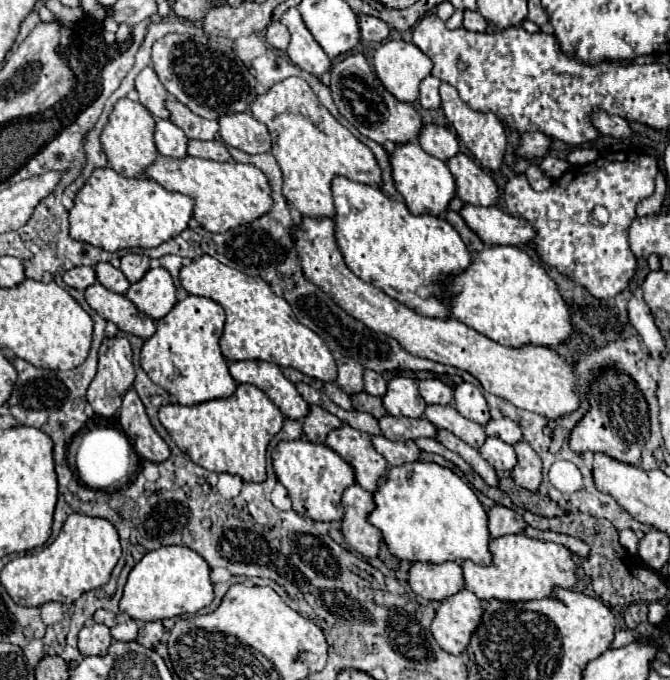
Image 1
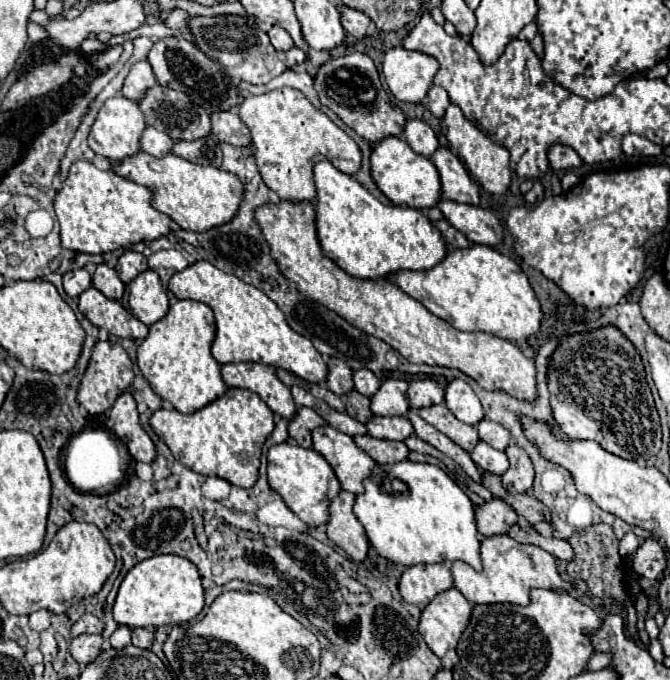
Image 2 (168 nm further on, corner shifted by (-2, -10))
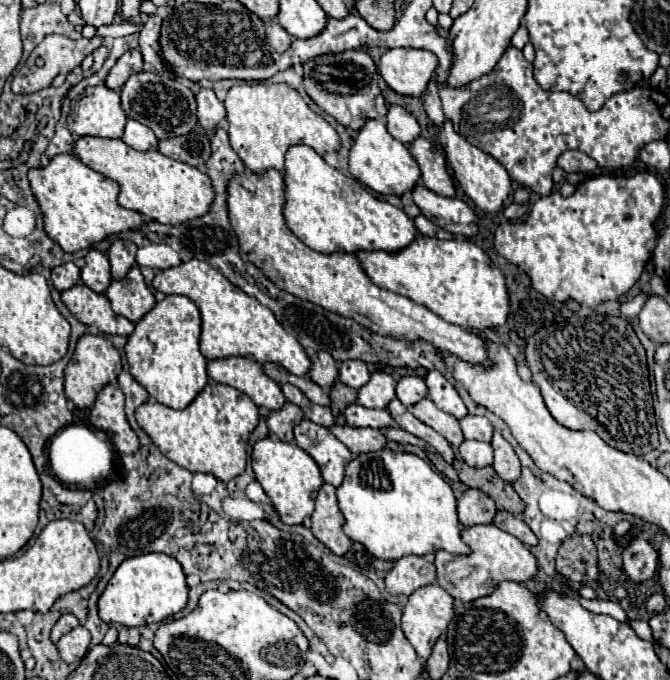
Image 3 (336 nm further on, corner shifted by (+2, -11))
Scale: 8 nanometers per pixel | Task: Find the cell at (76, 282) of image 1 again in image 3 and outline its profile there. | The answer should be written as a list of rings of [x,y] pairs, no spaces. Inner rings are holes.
[[[70,261],[52,269],[52,285],[62,293],[80,281],[80,269]]]

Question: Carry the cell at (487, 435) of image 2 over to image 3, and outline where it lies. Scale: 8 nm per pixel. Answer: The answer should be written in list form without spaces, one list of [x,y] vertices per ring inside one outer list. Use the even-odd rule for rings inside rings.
[[[466,415],[464,419],[460,419],[460,427],[462,427],[466,439],[476,439],[476,441],[486,441],[486,443],[492,441],[494,427],[486,417]]]

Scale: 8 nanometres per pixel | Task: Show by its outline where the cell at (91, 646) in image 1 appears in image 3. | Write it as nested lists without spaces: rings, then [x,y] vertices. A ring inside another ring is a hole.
[[[80,625],[76,629],[72,629],[70,633],[66,633],[56,645],[58,645],[58,651],[60,651],[60,657],[66,661],[66,663],[78,663],[80,659],[84,659],[84,655],[88,653],[90,649],[90,633]]]

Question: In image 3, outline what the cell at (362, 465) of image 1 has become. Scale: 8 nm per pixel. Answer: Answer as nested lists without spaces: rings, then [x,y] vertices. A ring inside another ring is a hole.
[[[304,419],[294,427],[294,439],[296,445],[318,463],[322,479],[334,487],[340,487],[344,481],[344,467],[354,459],[348,447],[344,447],[344,443],[340,443],[330,429],[316,425],[310,419]]]

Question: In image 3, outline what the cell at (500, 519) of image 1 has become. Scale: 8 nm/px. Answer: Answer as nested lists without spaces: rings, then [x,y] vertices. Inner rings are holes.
[[[468,489],[458,499],[458,519],[464,527],[488,525],[496,517],[496,503],[492,497],[484,495],[480,489]]]

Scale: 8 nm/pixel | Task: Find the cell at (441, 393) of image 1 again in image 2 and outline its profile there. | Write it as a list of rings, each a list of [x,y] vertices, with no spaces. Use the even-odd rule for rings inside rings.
[[[432,378],[412,380],[408,386],[408,400],[410,400],[412,408],[416,408],[416,410],[424,408],[424,406],[444,404],[444,390]]]

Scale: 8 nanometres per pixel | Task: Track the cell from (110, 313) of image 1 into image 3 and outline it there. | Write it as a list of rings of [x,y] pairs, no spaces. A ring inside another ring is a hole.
[[[74,285],[62,293],[64,305],[84,325],[96,325],[104,335],[132,335],[134,323],[112,311],[110,301],[102,293],[94,293],[86,285]]]

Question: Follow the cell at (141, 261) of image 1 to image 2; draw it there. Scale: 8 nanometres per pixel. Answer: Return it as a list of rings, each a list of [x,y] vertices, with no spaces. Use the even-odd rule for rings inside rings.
[[[126,250],[120,258],[118,258],[118,264],[116,264],[116,270],[118,270],[118,276],[124,284],[132,282],[132,278],[136,278],[136,274],[144,272],[148,268],[146,264],[146,256],[140,254],[140,252],[134,252],[134,250]]]

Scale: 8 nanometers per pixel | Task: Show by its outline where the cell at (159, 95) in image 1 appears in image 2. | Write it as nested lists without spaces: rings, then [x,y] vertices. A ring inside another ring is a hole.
[[[142,60],[142,62],[136,62],[132,64],[126,80],[124,80],[124,86],[122,86],[122,96],[138,102],[140,100],[140,94],[144,94],[144,90],[148,86],[154,86],[156,84],[156,78],[152,74],[152,66],[148,64],[148,60]]]

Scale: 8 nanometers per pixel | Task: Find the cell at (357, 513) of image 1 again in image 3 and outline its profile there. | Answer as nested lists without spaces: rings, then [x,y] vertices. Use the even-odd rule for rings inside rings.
[[[324,483],[316,497],[316,511],[312,513],[312,533],[332,553],[344,555],[350,549],[352,539],[348,539],[342,527],[344,527],[344,515],[338,507],[336,487]]]

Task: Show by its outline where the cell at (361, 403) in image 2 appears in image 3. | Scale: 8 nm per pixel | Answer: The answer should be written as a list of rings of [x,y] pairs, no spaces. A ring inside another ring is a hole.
[[[340,381],[330,389],[330,399],[332,399],[330,409],[332,409],[332,413],[334,413],[338,425],[346,425],[344,409],[346,409],[348,405],[356,403],[356,395],[358,395],[356,389],[352,389],[352,387],[348,387],[348,385],[340,383]]]

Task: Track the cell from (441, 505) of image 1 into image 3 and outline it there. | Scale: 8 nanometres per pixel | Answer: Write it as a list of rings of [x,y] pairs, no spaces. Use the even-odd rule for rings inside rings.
[[[390,449],[362,453],[346,465],[344,483],[338,487],[338,507],[346,517],[344,533],[362,543],[378,559],[402,559],[408,555],[432,555],[434,551],[448,551],[454,555],[468,555],[468,545],[462,541],[462,525],[458,521],[456,497],[444,477],[424,459],[412,453],[394,453]]]

